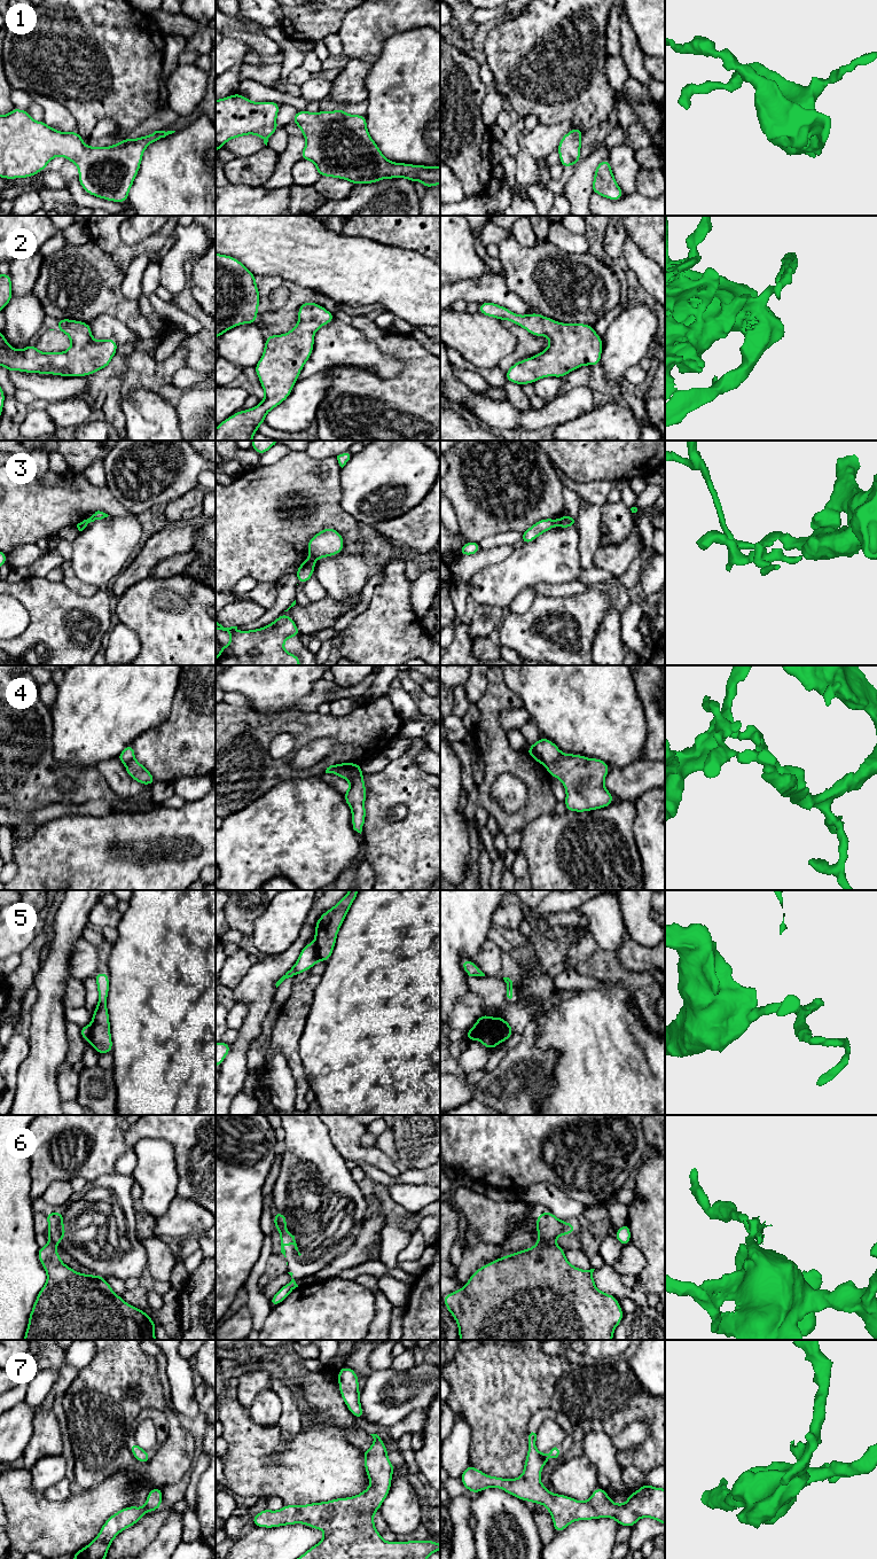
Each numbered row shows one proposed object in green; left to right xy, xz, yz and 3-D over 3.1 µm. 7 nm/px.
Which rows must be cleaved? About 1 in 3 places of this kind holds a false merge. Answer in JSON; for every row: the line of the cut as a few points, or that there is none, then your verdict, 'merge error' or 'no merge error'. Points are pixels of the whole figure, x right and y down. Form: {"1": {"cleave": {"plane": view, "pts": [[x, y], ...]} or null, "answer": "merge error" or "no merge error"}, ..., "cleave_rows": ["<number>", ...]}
{"1": {"cleave": null, "answer": "no merge error"}, "2": {"cleave": null, "answer": "no merge error"}, "3": {"cleave": {"plane": "xz", "pts": [[310, 556], [314, 561]]}, "answer": "merge error"}, "4": {"cleave": {"plane": "yz", "pts": [[562, 754], [546, 766]]}, "answer": "merge error"}, "5": {"cleave": {"plane": "yz", "pts": [[501, 1019], [501, 1038], [503, 1041]]}, "answer": "merge error"}, "6": {"cleave": {"plane": "yz", "pts": [[540, 1241], [554, 1242]]}, "answer": "merge error"}, "7": {"cleave": null, "answer": "no merge error"}, "cleave_rows": ["3", "4", "5", "6"]}

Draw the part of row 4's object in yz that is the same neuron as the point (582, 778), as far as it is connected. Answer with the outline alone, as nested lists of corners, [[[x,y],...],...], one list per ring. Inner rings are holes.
[[[562,754],[546,767],[549,777],[558,778],[564,785],[566,811],[592,811],[606,808],[614,801],[604,786],[610,766],[602,759]]]

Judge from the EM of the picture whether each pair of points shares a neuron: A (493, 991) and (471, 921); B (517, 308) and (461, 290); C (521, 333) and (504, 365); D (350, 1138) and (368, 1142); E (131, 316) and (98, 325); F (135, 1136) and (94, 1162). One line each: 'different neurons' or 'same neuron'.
A: different neurons
B: same neuron
C: same neuron
D: different neurons
E: different neurons
F: different neurons

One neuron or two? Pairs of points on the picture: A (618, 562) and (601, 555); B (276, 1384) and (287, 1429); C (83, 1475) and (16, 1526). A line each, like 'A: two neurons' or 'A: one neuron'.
A: one neuron
B: one neuron
C: two neurons

